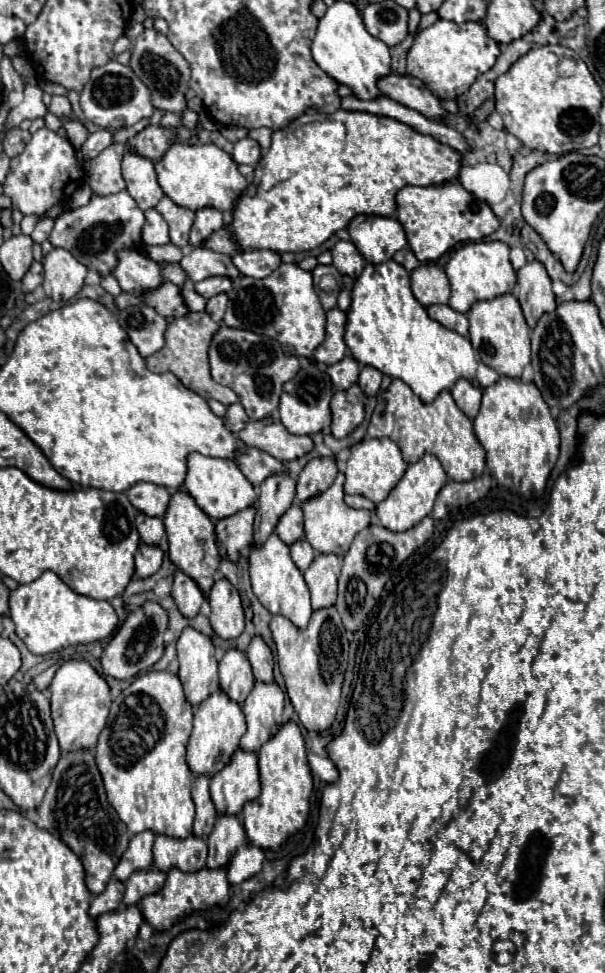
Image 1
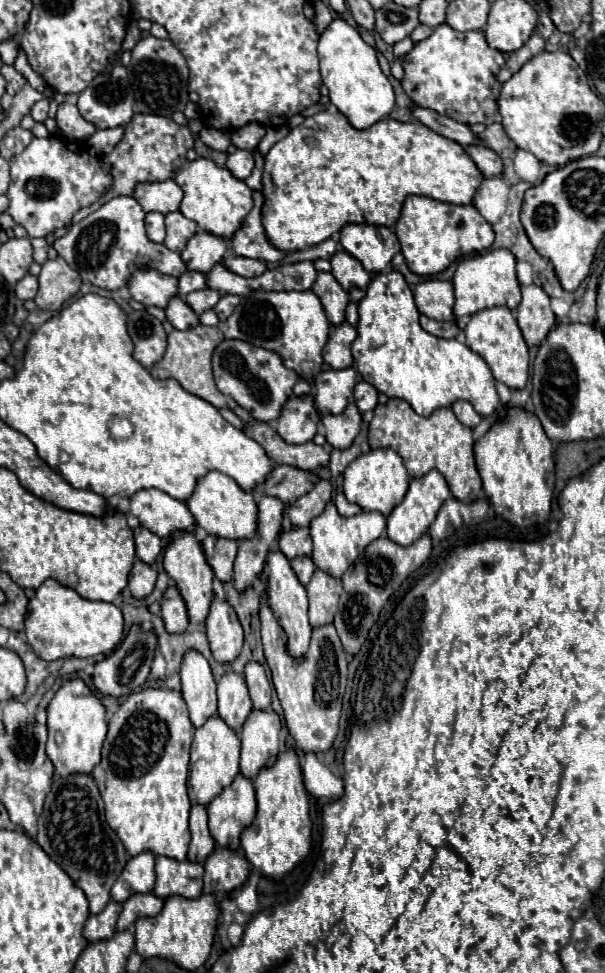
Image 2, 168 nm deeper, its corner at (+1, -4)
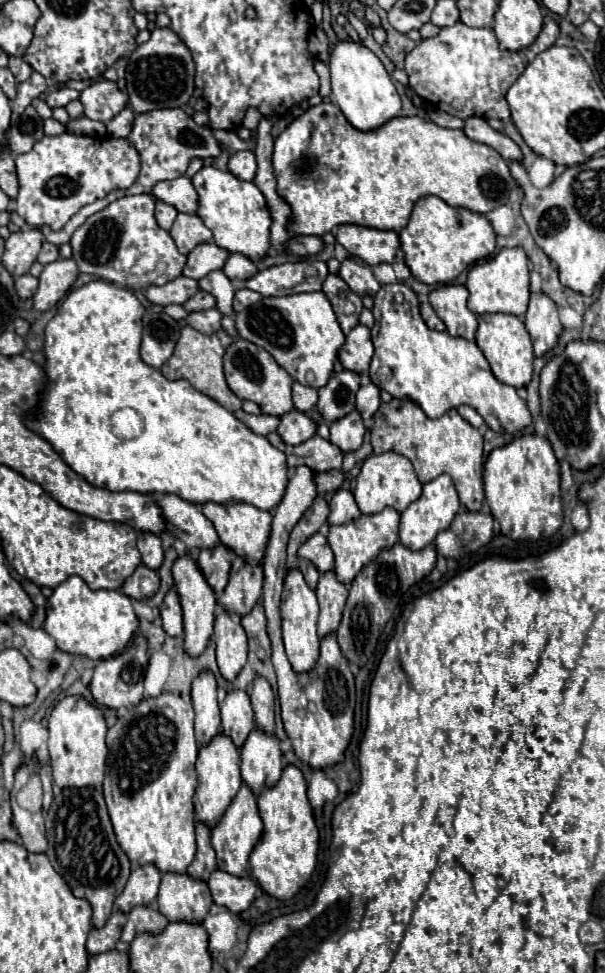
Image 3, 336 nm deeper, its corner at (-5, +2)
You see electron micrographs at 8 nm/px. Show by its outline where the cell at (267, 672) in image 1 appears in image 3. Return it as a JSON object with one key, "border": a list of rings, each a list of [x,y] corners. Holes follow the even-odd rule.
{"border":[[[258,676],[250,690],[252,708],[256,714],[258,728],[268,734],[274,734],[274,692],[264,676]]]}

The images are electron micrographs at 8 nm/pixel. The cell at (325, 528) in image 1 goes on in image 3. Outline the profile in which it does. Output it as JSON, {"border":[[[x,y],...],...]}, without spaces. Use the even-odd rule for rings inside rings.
{"border":[[[384,508],[382,512],[370,514],[370,516],[360,516],[358,520],[340,524],[340,526],[330,526],[328,530],[328,544],[334,552],[334,572],[336,578],[344,584],[350,584],[352,578],[362,570],[364,564],[368,564],[372,558],[376,558],[376,554],[382,548],[394,546],[398,542],[398,520],[400,514],[392,508]]]}

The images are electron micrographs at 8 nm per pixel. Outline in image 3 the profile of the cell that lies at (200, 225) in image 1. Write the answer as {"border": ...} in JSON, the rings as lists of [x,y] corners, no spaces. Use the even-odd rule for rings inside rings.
{"border":[[[204,242],[188,254],[188,262],[186,262],[182,274],[188,278],[194,278],[194,280],[200,280],[200,278],[204,278],[204,274],[220,270],[224,266],[224,262],[228,260],[228,256],[230,256],[228,250],[224,250],[212,242]]]}

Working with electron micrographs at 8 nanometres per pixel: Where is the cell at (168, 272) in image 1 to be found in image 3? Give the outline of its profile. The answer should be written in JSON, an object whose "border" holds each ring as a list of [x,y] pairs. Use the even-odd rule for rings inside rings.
{"border":[[[216,270],[204,278],[198,280],[198,286],[200,290],[204,292],[210,292],[214,298],[216,298],[216,308],[222,312],[222,314],[232,314],[232,294],[236,292],[230,278],[222,272],[222,270]]]}

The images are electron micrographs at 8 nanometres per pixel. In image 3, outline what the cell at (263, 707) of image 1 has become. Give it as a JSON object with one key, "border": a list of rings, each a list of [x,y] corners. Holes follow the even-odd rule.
{"border":[[[258,726],[248,734],[242,754],[242,778],[250,790],[258,796],[264,788],[276,784],[282,774],[282,750],[280,740],[274,734],[266,734]]]}

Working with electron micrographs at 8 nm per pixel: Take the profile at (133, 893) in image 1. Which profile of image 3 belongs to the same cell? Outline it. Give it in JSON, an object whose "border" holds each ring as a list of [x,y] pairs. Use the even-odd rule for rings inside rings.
{"border":[[[136,906],[128,912],[128,922],[122,930],[122,942],[130,944],[134,940],[136,934],[140,932],[152,932],[152,934],[158,934],[164,930],[164,926],[168,924],[166,916],[160,914],[156,908],[152,906]]]}

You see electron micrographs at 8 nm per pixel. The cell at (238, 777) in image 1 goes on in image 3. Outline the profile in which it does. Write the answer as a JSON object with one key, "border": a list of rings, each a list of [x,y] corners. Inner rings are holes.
{"border":[[[242,784],[236,798],[226,808],[224,816],[212,828],[212,846],[216,850],[218,866],[222,870],[228,870],[230,874],[248,874],[248,856],[252,852],[252,846],[260,840],[260,834],[262,834],[262,818],[258,812],[256,796],[246,784]]]}

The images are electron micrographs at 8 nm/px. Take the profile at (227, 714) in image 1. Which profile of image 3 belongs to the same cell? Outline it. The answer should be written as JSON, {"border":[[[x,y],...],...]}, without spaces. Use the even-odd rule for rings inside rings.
{"border":[[[220,732],[206,746],[202,746],[198,750],[196,772],[198,772],[198,788],[196,788],[196,796],[194,796],[194,812],[196,812],[198,820],[206,822],[208,826],[214,826],[242,784],[240,752],[238,752],[236,744],[232,742],[232,738],[228,738],[226,734]]]}

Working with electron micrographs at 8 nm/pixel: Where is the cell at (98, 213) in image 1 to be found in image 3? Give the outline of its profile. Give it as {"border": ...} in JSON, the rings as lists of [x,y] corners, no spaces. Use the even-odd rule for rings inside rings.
{"border":[[[152,194],[124,196],[92,214],[70,240],[72,258],[80,272],[114,282],[124,288],[146,290],[152,284],[164,284],[182,274],[186,256],[176,250],[170,232],[162,230],[154,218]],[[122,228],[122,236],[120,236]]]}

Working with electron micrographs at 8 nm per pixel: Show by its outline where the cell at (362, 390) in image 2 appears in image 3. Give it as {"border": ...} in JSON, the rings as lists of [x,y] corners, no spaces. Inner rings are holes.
{"border":[[[372,382],[366,384],[366,386],[360,386],[358,394],[356,394],[356,408],[360,410],[362,418],[372,418],[374,412],[378,410],[380,406],[380,390],[378,386],[374,386]]]}

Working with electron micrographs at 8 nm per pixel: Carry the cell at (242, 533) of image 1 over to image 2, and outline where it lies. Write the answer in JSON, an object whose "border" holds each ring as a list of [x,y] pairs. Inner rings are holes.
{"border":[[[206,536],[202,540],[202,550],[206,556],[206,562],[210,564],[214,576],[220,582],[230,582],[232,580],[232,566],[234,566],[234,558],[238,552],[238,544],[236,540],[226,540],[226,538],[216,538],[216,536]]]}

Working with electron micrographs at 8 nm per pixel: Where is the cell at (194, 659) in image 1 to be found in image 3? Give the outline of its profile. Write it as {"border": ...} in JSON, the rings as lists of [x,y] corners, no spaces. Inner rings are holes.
{"border":[[[202,670],[192,682],[192,702],[196,710],[196,740],[208,744],[220,732],[220,708],[216,698],[216,678],[210,670]]]}

